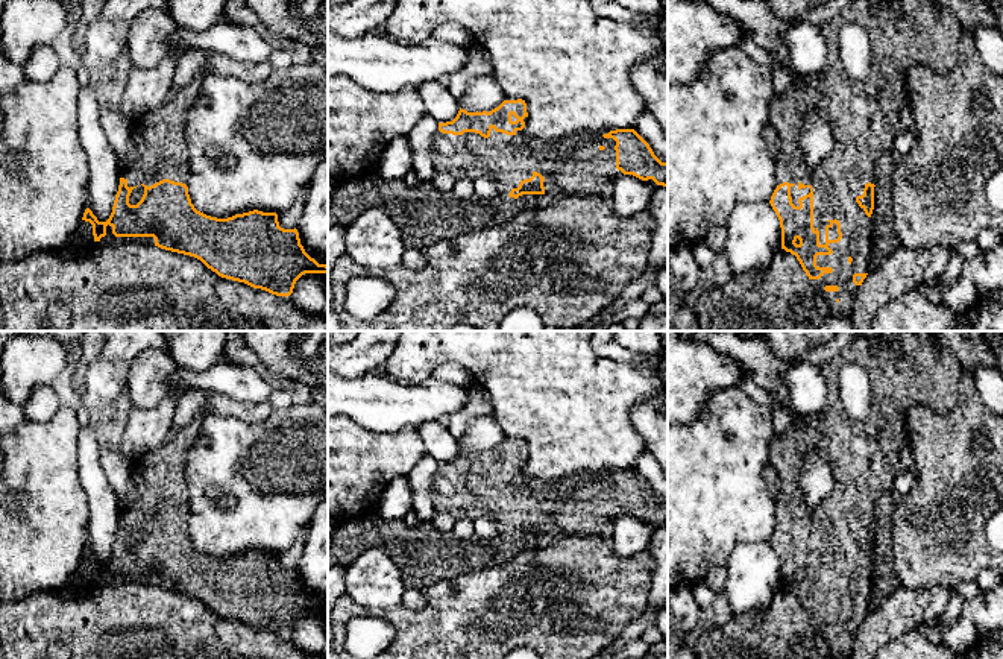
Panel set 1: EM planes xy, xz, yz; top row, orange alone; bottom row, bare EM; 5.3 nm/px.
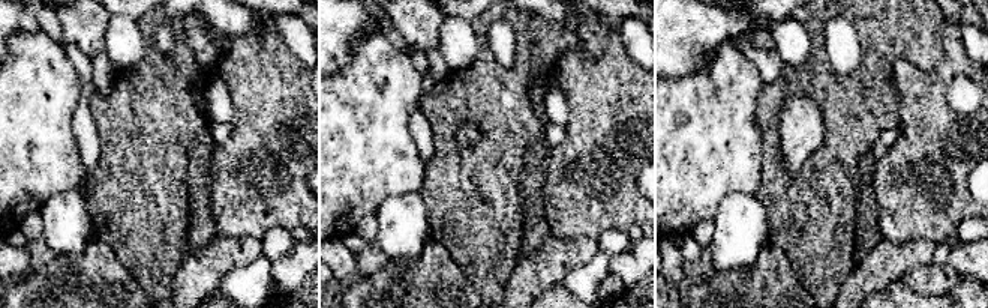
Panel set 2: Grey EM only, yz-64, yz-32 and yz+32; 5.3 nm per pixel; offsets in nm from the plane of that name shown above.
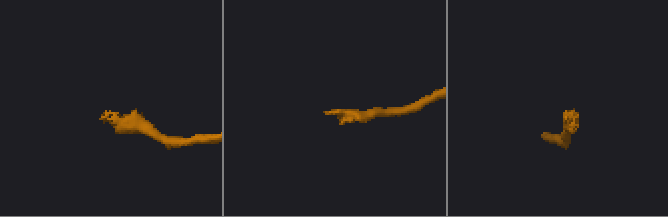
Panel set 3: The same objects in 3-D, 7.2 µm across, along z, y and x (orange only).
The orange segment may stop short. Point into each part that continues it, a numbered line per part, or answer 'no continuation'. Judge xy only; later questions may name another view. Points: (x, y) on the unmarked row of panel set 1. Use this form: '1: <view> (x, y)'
1: xy (78, 586)

